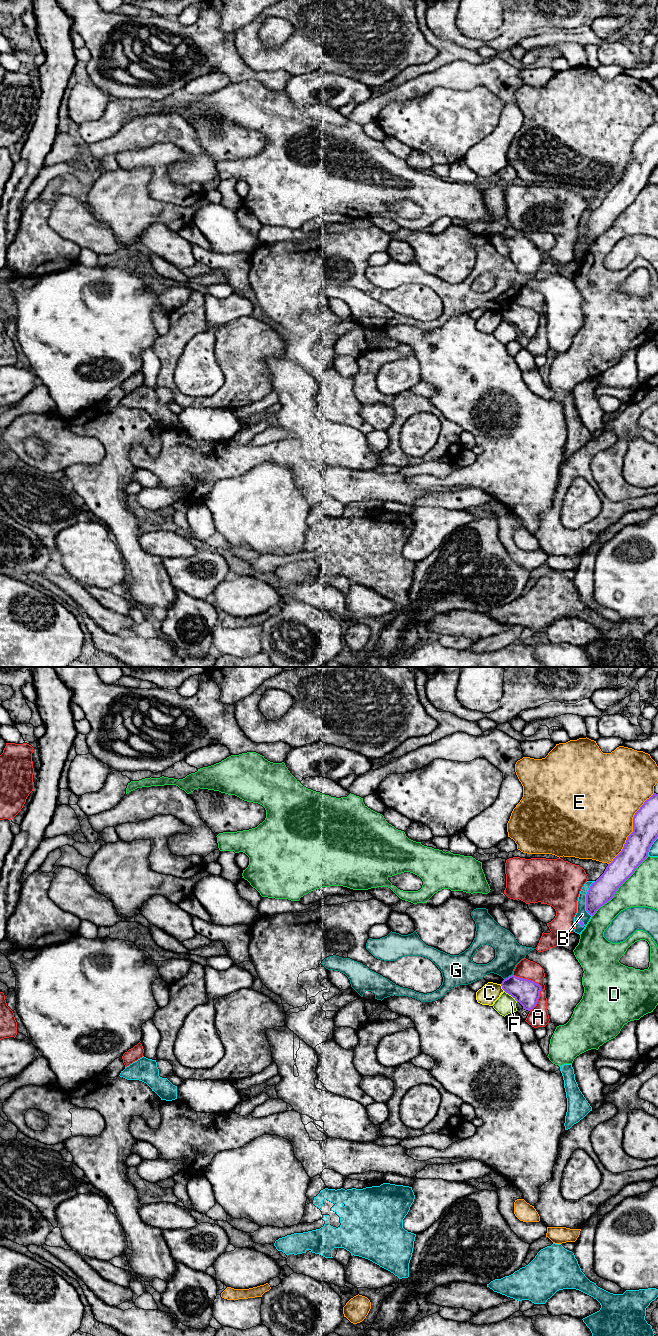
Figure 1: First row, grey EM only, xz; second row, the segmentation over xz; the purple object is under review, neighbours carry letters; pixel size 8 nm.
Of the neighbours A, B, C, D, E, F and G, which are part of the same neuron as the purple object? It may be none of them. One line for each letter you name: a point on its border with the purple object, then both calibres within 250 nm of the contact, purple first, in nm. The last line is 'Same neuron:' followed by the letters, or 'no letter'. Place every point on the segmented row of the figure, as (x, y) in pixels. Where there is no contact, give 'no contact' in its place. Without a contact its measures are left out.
Same neuron: no letter

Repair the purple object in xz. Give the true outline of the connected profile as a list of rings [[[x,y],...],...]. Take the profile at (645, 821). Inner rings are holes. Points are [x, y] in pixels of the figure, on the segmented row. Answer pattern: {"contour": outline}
{"contour": [[[658,794],[647,799],[633,817],[633,832],[627,837],[622,851],[608,864],[604,873],[591,884],[586,894],[586,911],[594,915],[605,903],[610,901],[618,888],[634,873],[636,868],[648,857],[653,842],[658,837]]]}

